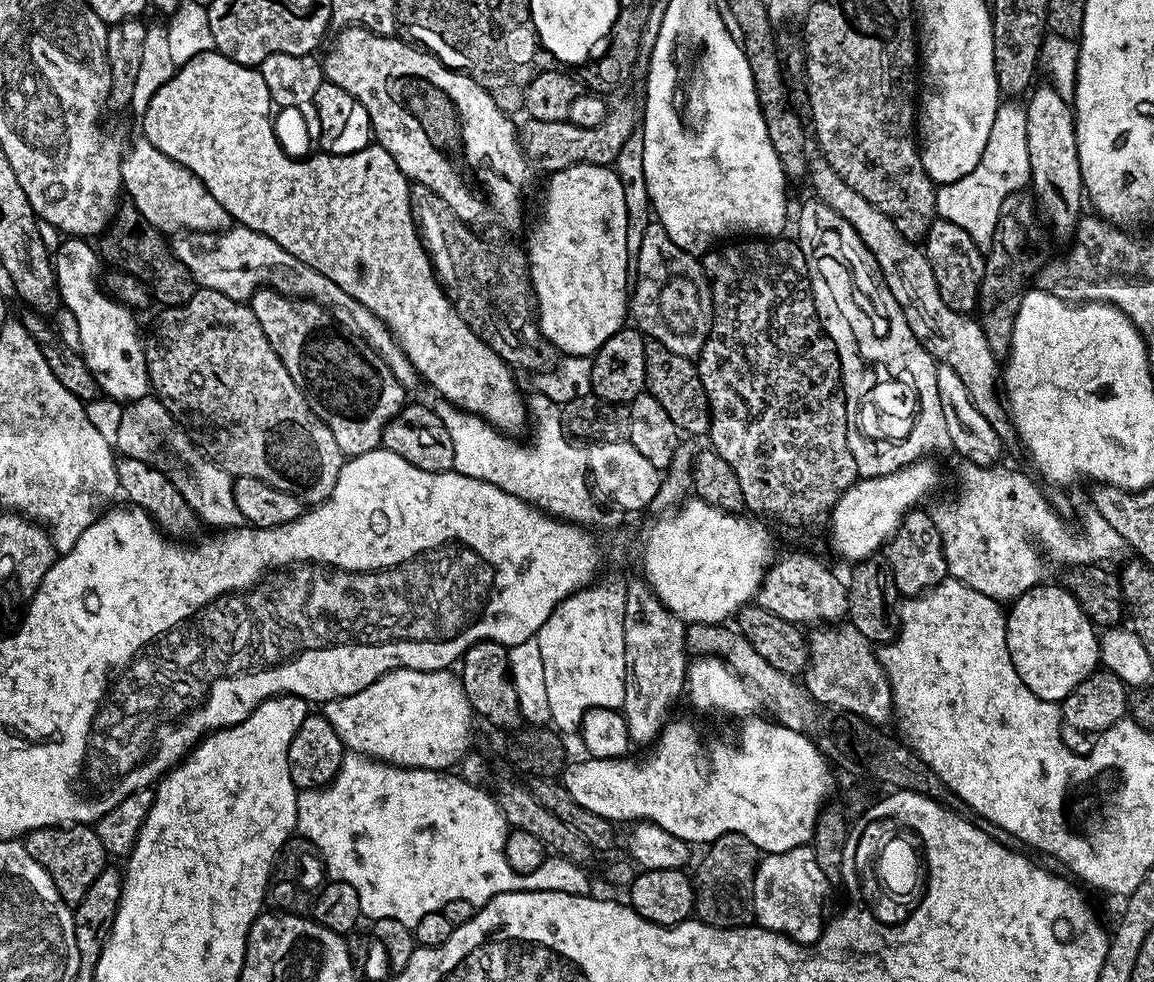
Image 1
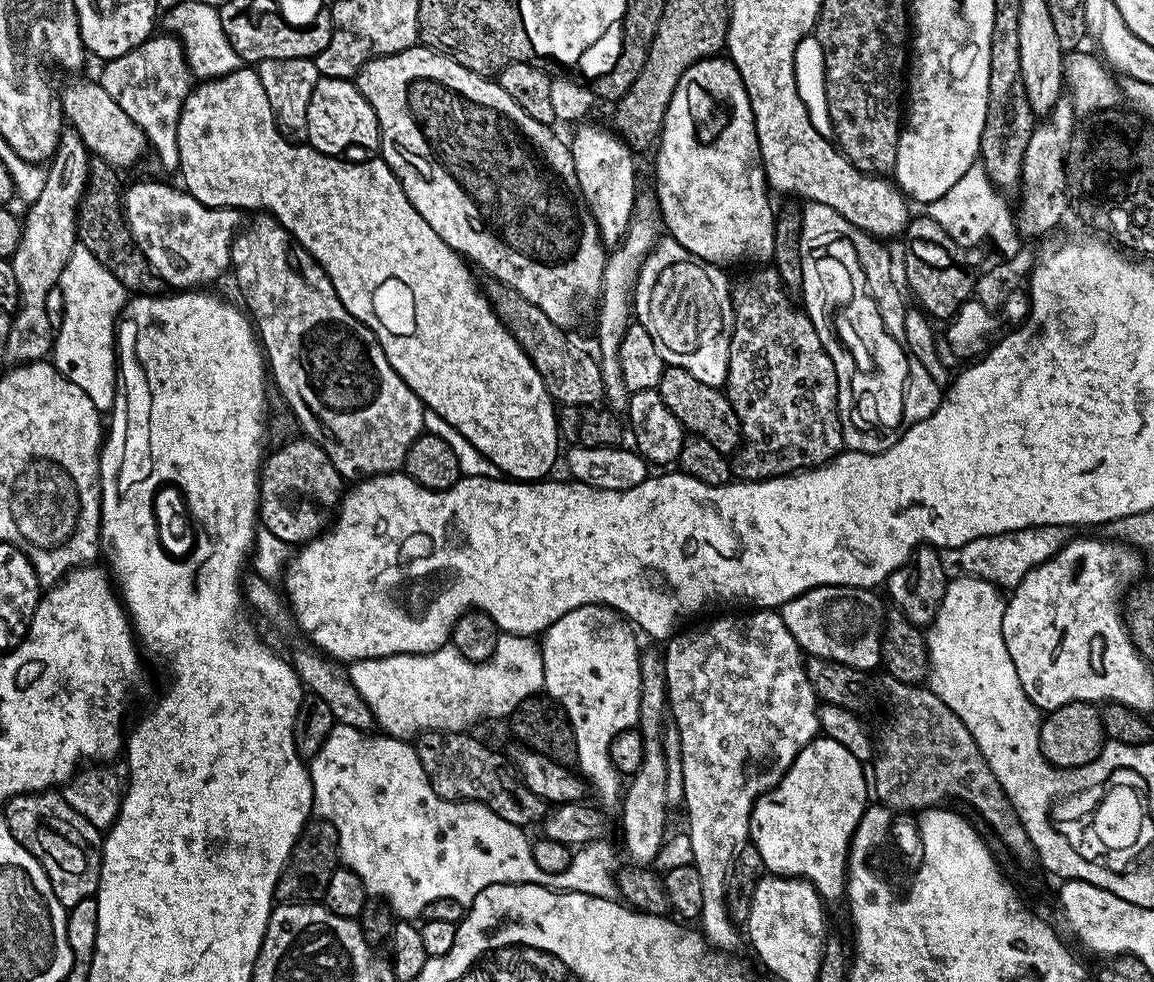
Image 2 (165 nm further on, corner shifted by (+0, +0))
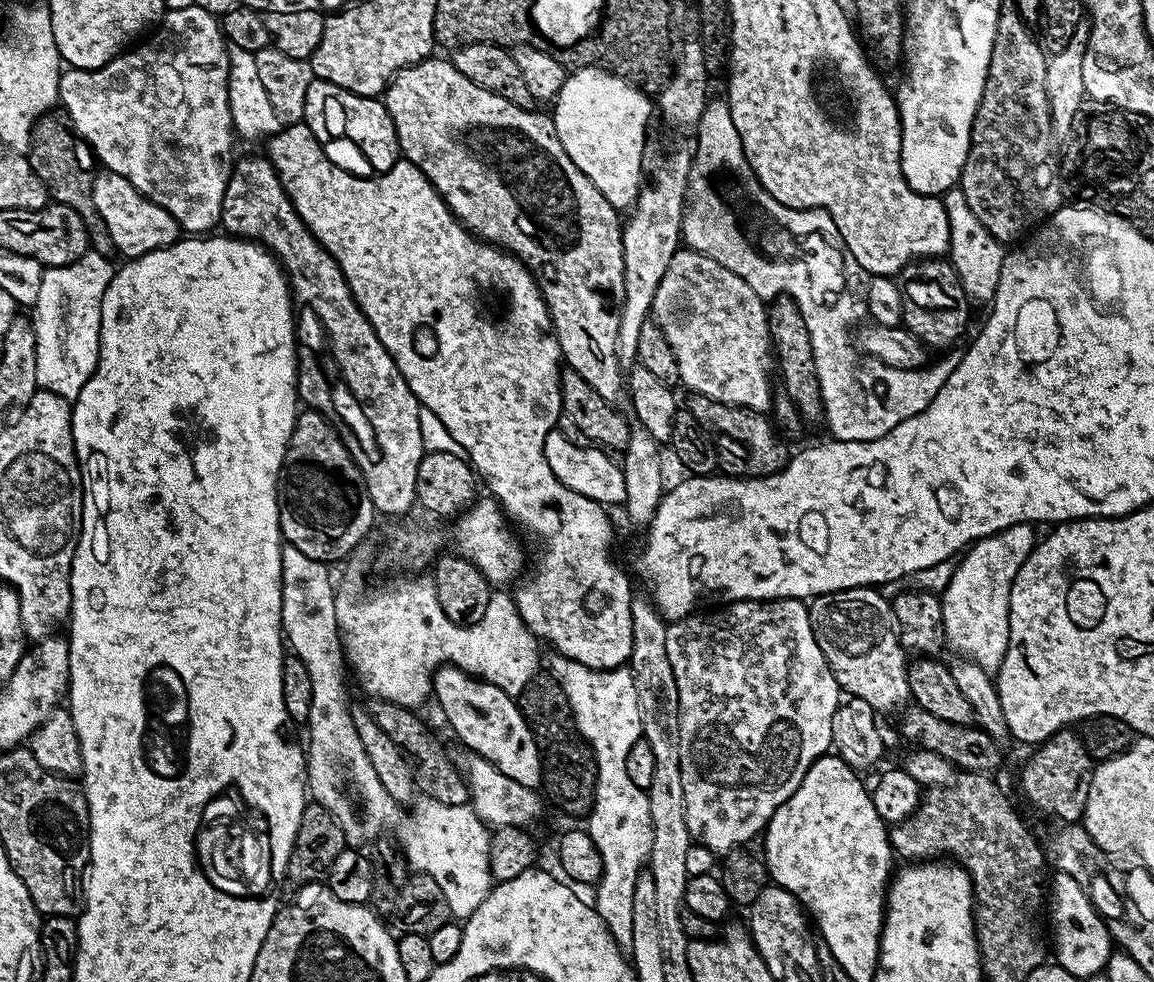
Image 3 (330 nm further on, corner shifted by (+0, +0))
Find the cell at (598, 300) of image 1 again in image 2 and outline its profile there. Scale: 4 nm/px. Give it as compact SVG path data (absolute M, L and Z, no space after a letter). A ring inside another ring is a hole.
M604 128L575 129L576 137L570 140L572 157L576 163L578 186L590 214L600 231L605 245L615 246L624 239L632 207L636 205L636 160L633 149L629 148L615 131Z

